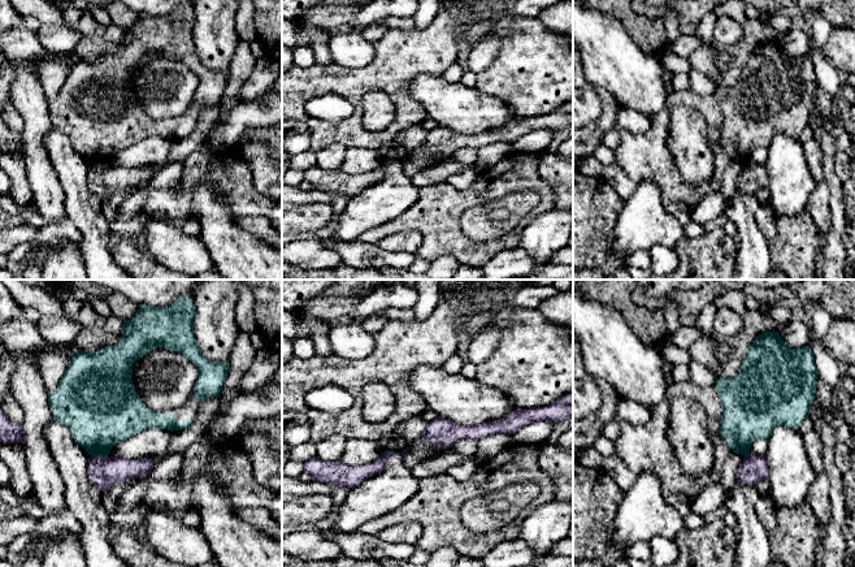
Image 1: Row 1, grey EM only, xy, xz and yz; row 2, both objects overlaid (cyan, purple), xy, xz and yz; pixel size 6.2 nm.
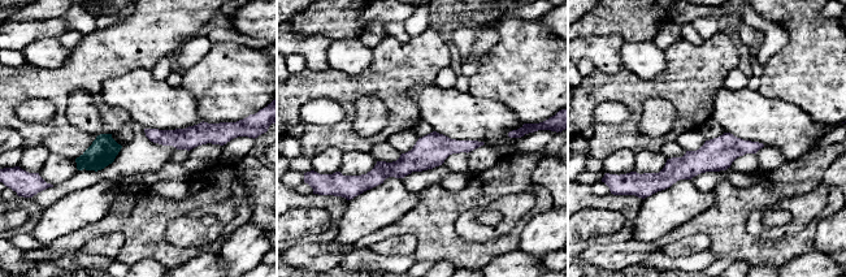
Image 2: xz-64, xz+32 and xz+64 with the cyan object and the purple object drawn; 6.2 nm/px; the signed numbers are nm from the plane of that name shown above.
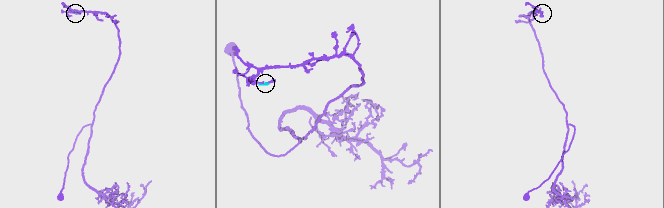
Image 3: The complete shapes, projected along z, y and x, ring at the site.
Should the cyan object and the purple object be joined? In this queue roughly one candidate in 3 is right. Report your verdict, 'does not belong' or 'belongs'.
does not belong

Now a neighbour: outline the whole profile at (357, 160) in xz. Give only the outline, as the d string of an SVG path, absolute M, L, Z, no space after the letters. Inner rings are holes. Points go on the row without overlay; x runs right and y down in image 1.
M359 147L347 148L342 170L348 174L364 174L377 169L383 159L378 151L368 151Z

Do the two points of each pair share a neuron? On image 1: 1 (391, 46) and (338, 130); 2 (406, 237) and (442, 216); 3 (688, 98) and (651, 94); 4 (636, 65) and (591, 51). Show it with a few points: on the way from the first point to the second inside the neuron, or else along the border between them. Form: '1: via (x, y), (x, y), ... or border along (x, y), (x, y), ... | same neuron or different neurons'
1: via (381, 68), (357, 91), (357, 112) | same neuron
2: border along (385, 237), (393, 233), (417, 232), (422, 242) | different neurons
3: border along (668, 95), (664, 105) | different neurons
4: via (625, 65), (619, 65), (602, 51) | same neuron

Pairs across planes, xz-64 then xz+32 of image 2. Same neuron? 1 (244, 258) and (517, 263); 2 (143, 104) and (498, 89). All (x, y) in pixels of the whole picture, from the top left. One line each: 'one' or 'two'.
1: two
2: two

